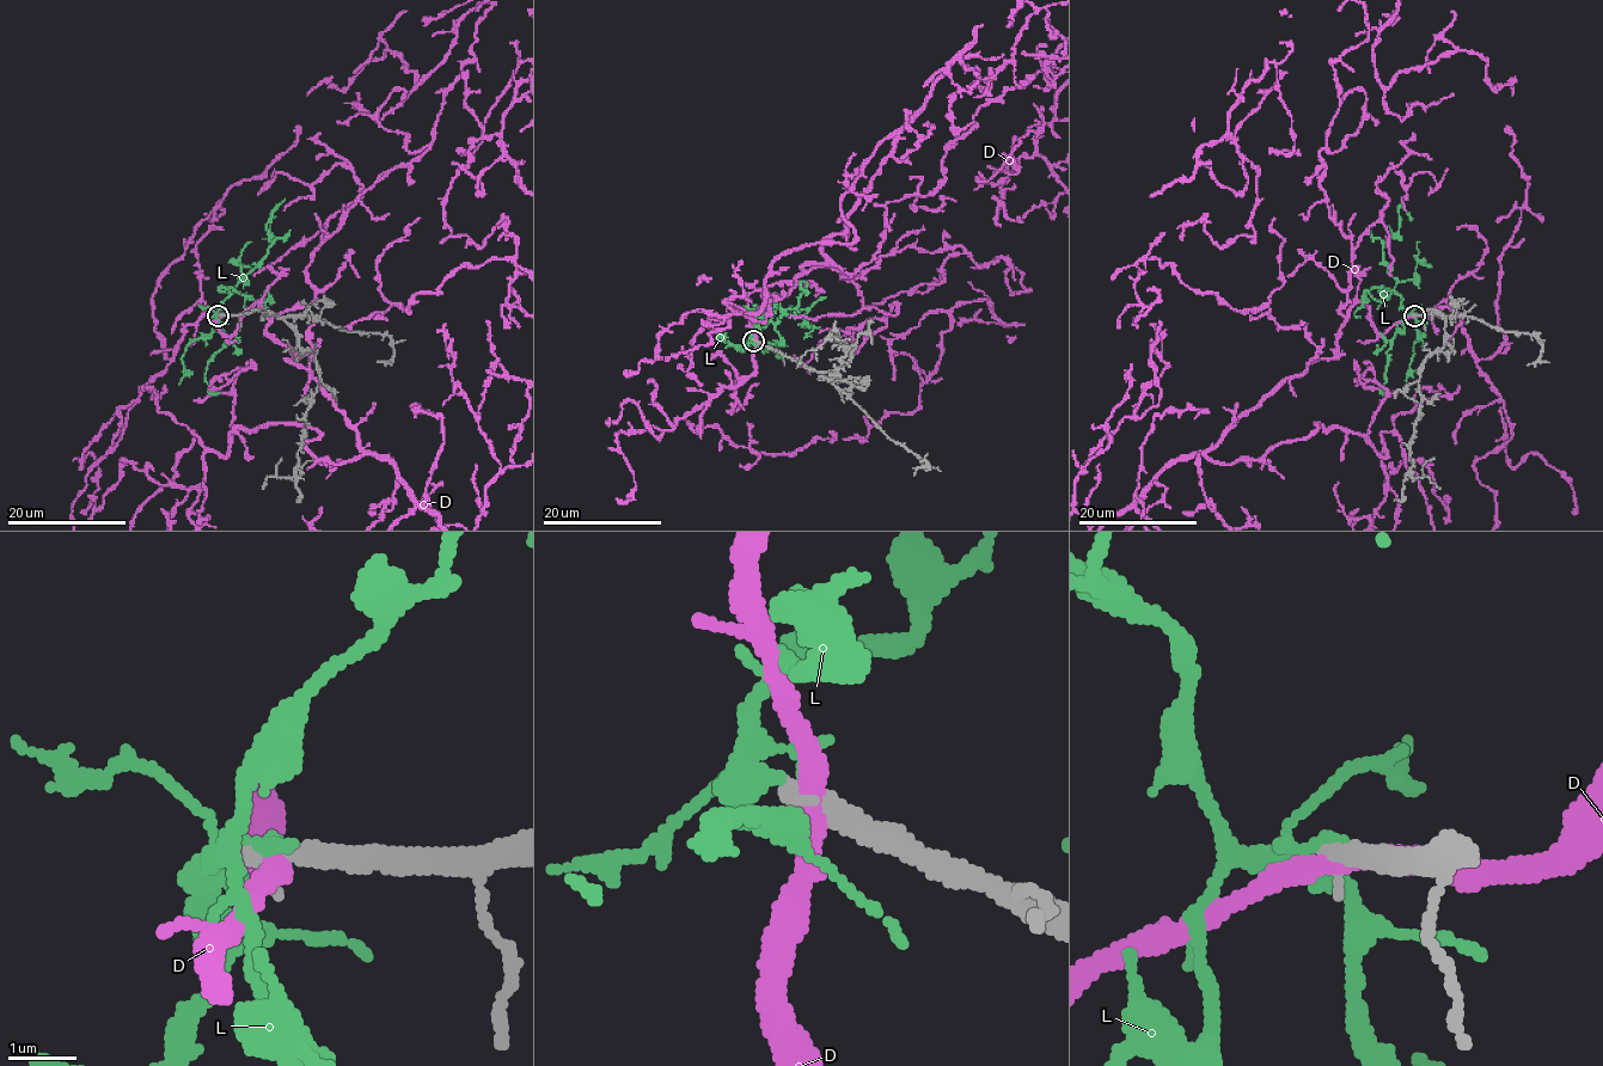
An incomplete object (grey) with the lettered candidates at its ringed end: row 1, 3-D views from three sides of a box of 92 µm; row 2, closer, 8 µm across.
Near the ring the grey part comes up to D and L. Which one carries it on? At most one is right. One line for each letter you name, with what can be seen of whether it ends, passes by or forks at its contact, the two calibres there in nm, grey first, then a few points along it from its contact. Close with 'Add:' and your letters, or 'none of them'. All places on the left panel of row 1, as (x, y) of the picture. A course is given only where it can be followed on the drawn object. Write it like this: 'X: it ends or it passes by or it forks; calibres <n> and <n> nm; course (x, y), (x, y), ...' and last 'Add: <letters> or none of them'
Add: none of them

